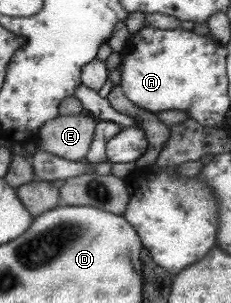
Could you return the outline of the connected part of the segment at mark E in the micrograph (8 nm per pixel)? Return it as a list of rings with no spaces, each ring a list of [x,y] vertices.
[[[87,113],[75,116],[59,115],[41,127],[35,138],[36,144],[39,149],[67,161],[85,162],[97,122],[98,119]]]

